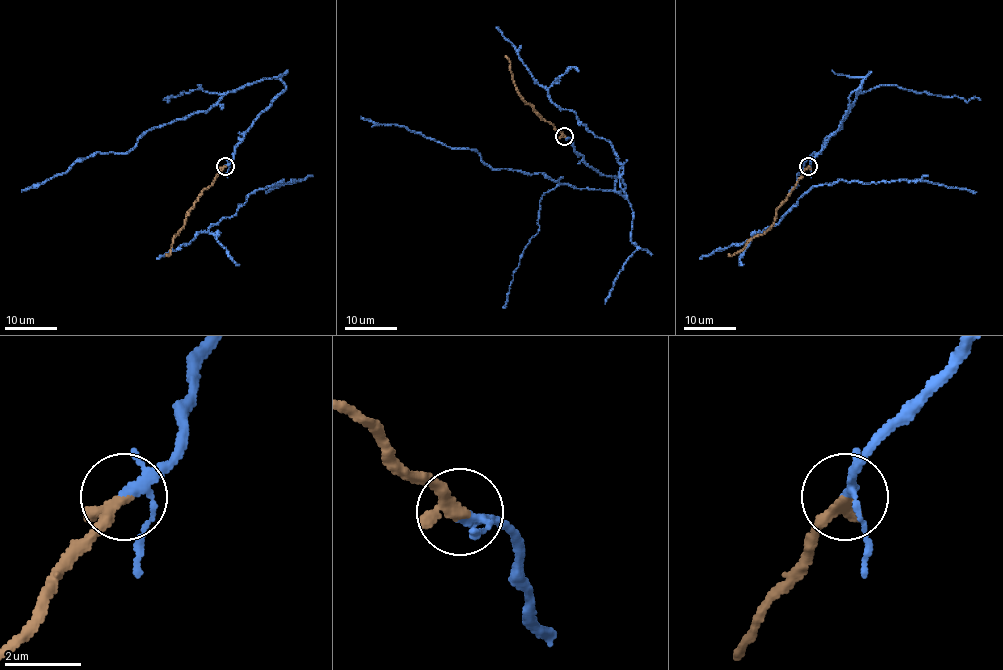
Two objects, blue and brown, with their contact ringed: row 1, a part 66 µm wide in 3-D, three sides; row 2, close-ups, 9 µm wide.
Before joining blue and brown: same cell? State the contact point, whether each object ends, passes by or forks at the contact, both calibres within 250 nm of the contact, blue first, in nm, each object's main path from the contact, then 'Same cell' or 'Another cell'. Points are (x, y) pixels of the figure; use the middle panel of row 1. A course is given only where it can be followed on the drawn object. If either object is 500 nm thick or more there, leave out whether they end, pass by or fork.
Place: (564, 136). At the ring blue forks. At the ring brown ends. Thickness 170 nm (blue) against 360 nm. Course of blue: (564, 136), (590, 167), (618, 176), (625, 187), (577, 188), (546, 175), (493, 168), (471, 149), (361, 116). Course of brown: (564, 136), (516, 90), (510, 63), (505, 56). Same cell

